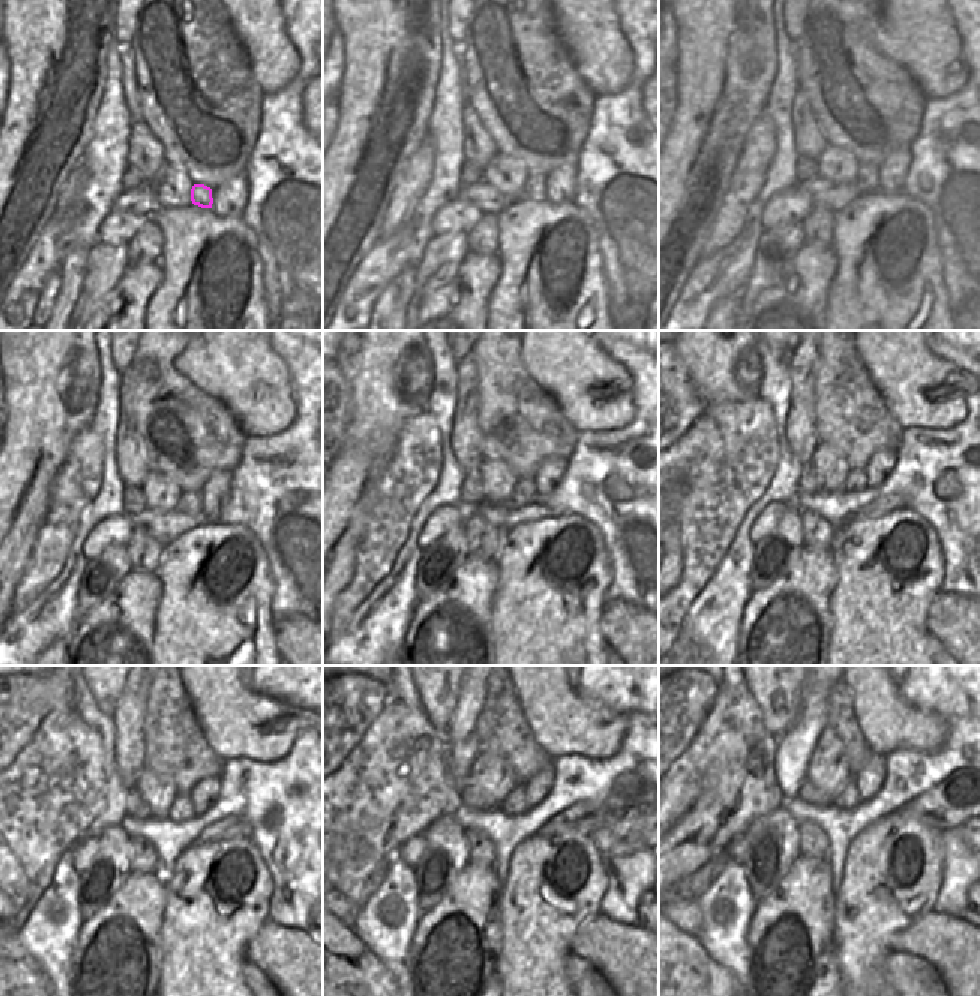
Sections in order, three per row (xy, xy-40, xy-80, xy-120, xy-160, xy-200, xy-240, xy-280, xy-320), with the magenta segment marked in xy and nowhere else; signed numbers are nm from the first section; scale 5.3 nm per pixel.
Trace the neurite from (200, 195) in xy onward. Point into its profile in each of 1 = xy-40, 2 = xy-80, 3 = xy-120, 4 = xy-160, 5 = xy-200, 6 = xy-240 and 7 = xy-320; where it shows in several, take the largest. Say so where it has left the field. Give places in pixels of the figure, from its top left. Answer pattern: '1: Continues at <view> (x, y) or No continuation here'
1: Continues at xy-40 (535, 188)
2: Continues at xy-80 (868, 179)
3: Continues at xy-120 (188, 503)
4: Continues at xy-160 (524, 491)
5: Continues at xy-200 (856, 482)
6: Continues at xy-240 (180, 810)
7: Continues at xy-320 (850, 798).

